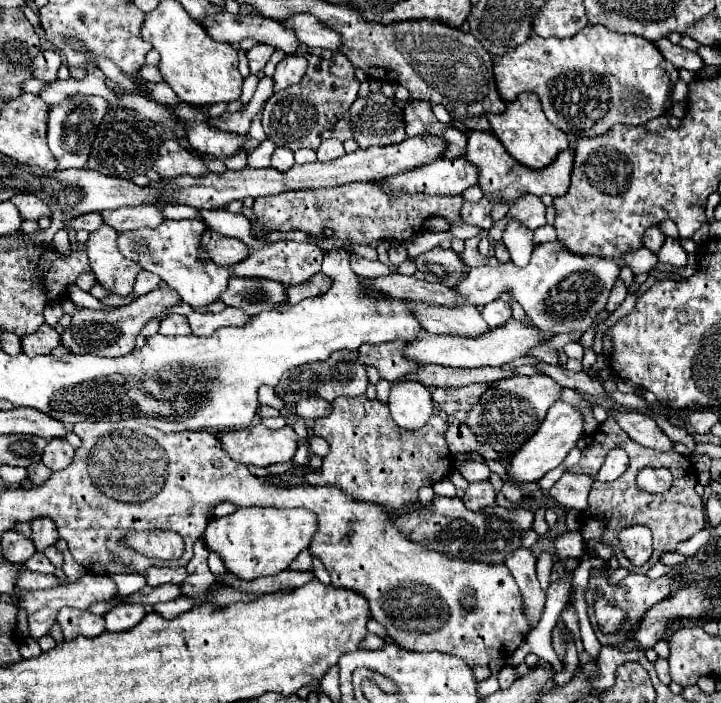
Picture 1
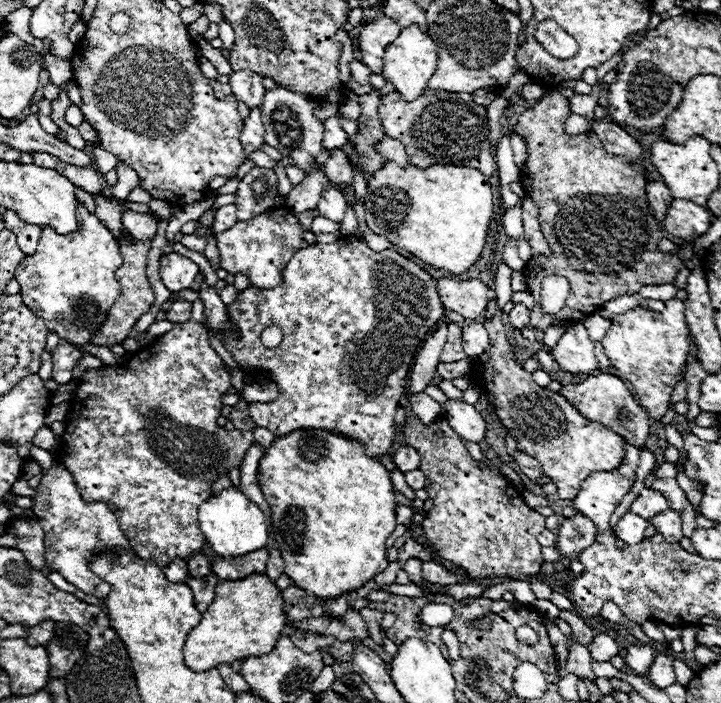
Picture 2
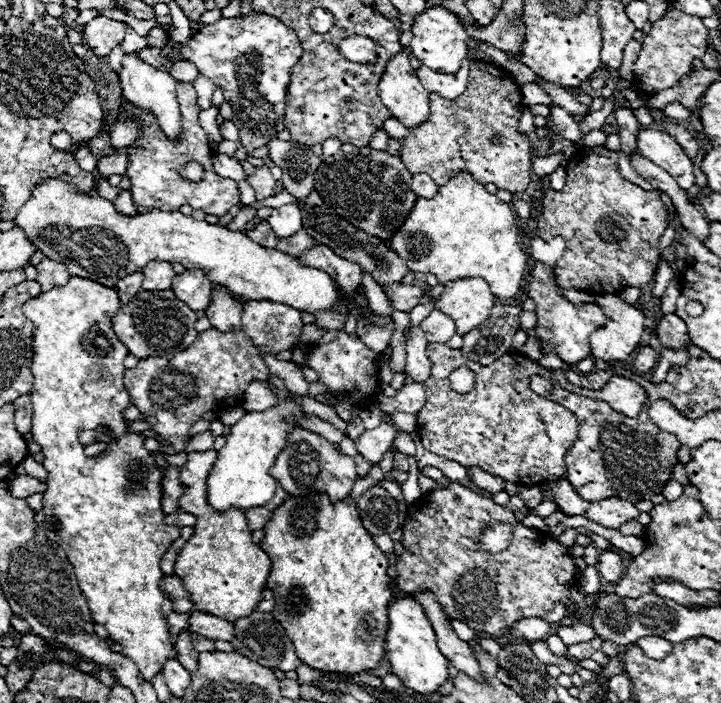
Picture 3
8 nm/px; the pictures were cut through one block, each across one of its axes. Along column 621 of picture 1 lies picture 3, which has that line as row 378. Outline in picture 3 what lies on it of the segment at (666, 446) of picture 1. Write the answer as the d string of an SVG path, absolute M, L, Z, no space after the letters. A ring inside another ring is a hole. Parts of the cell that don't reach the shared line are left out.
M408 326L406 328L408 342L404 344L406 348L406 370L404 374L410 376L412 380L424 382L430 376L430 360L426 356L426 336L420 326Z

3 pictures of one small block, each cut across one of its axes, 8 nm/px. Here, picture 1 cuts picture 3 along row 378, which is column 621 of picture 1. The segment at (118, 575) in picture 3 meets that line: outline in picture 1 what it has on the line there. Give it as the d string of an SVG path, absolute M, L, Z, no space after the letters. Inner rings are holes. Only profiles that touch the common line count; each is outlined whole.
M590 24L568 38L540 38L532 34L532 38L524 42L524 46L518 46L516 50L508 50L508 54L502 54L500 58L494 58L494 78L498 94L504 102L512 102L522 92L534 92L540 98L546 118L556 128L560 128L568 136L594 138L606 134L614 124L638 126L664 114L664 110L672 102L670 94L674 82L680 76L668 60L660 58L660 52L652 42L634 34L608 32L600 24Z

